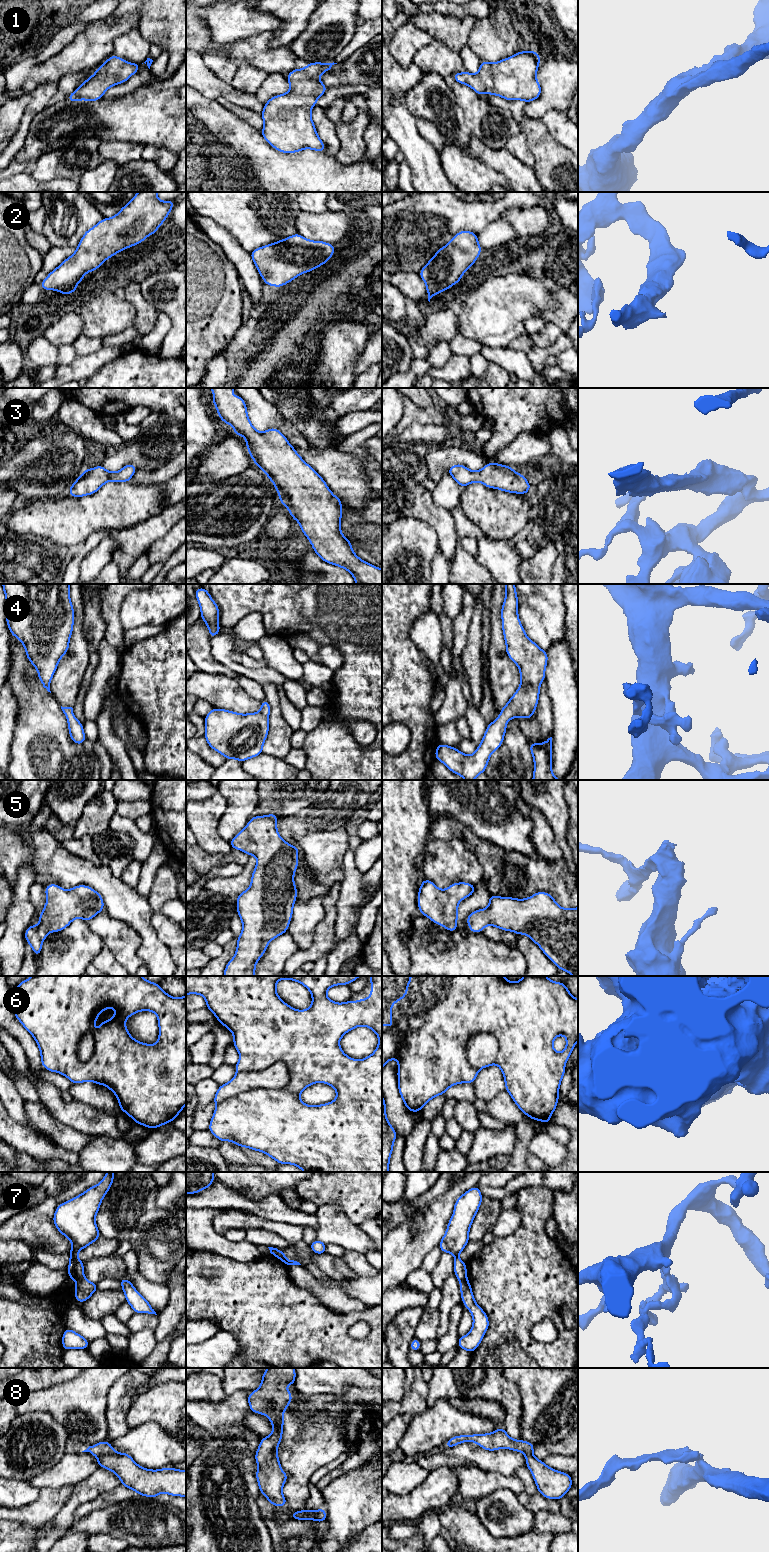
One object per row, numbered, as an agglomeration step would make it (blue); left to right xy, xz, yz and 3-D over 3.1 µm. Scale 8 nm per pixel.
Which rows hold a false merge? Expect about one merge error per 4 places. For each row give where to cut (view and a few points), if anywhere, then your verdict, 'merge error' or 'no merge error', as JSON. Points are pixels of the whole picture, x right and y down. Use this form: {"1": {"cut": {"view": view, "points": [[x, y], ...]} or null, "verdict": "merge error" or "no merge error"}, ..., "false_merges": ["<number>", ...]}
{"1": {"cut": null, "verdict": "no merge error"}, "2": {"cut": null, "verdict": "no merge error"}, "3": {"cut": null, "verdict": "no merge error"}, "4": {"cut": null, "verdict": "no merge error"}, "5": {"cut": null, "verdict": "no merge error"}, "6": {"cut": {"view": "xz", "points": [[287, 1065], [286, 1086], [248, 1089], [217, 1105]]}, "verdict": "merge error"}, "7": {"cut": {"view": "xy", "points": [[84, 1277], [76, 1281]]}, "verdict": "merge error"}, "8": {"cut": {"view": "xy", "points": [[114, 1451], [97, 1456]]}, "verdict": "merge error"}, "false_merges": ["6", "7", "8"]}

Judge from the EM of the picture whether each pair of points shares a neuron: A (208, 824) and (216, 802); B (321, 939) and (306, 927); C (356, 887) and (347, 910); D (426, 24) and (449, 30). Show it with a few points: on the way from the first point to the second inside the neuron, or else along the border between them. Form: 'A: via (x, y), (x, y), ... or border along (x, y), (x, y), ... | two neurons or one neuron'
A: via (208, 819), (208, 812), (213, 807) | one neuron
B: border along (324, 911), (312, 943), (299, 949) | two neurons
C: via (352, 893), (347, 904) | one neuron
D: via (432, 24), (443, 28) | one neuron

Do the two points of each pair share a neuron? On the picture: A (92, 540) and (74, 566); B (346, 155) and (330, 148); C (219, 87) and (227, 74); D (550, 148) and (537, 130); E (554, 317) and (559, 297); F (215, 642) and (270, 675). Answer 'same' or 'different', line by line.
A: same
B: different
C: different
D: same
E: same
F: same

